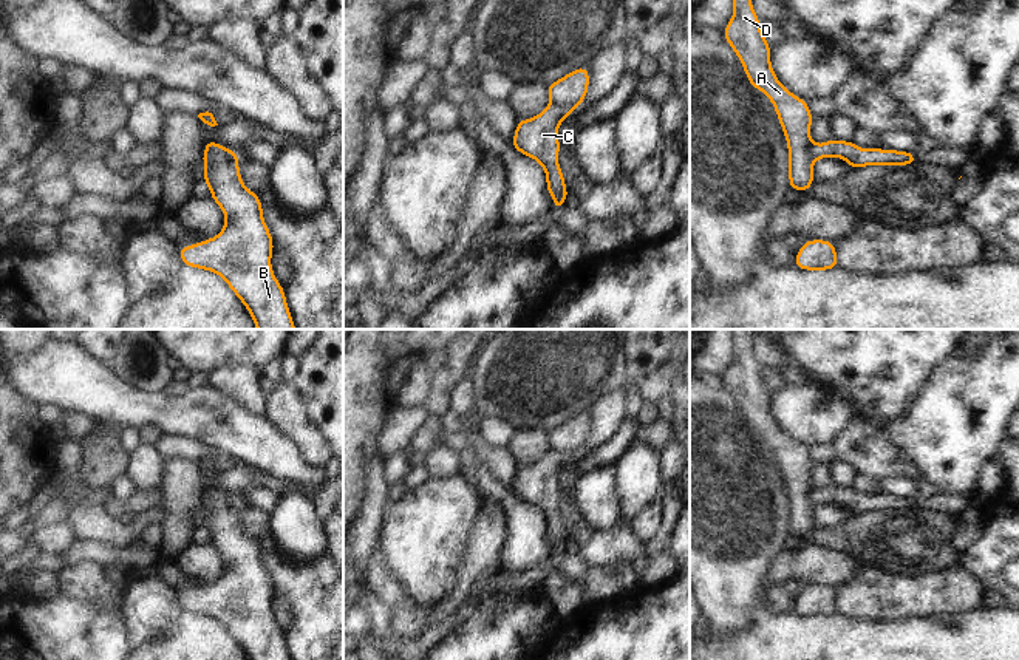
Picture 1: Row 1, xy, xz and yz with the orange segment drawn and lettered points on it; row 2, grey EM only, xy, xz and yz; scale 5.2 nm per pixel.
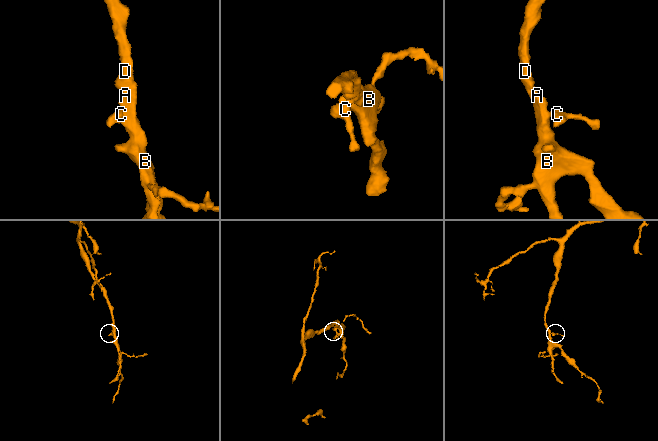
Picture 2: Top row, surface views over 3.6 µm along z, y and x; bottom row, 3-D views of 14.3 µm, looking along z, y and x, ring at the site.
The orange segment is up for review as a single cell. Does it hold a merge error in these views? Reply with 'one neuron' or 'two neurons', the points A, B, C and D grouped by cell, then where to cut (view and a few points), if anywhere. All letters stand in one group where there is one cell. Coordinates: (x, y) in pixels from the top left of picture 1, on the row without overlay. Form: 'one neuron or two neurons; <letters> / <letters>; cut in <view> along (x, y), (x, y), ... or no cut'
two neurons; A B D / C; cut in xz along (551, 449), (568, 452), (572, 456)

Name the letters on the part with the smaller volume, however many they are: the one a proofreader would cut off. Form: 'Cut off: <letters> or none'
Cut off: C.

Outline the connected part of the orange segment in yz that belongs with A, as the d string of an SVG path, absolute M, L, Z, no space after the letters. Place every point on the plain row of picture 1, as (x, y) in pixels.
M730 329L733 362L724 374L724 388L742 410L748 430L762 437L775 453L789 496L789 535L806 539L815 529L810 501L810 471L813 461L809 448L789 437L776 424L770 410L772 393L767 390L751 352L755 329Z

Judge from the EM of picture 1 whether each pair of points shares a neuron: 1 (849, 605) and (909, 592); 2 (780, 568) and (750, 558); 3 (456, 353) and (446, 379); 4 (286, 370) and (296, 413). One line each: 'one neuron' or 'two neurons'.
1: one neuron
2: two neurons
3: one neuron
4: two neurons

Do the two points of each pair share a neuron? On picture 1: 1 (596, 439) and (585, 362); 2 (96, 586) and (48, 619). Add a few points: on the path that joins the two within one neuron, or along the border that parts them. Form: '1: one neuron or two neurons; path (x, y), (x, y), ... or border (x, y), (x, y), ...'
1: two neurons; border (622, 385), (606, 391), (585, 411)
2: two neurons; border (61, 594), (87, 603), (96, 603), (110, 611)

